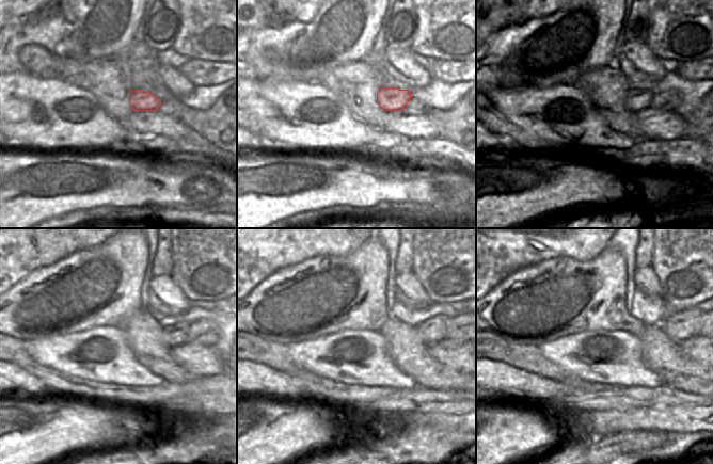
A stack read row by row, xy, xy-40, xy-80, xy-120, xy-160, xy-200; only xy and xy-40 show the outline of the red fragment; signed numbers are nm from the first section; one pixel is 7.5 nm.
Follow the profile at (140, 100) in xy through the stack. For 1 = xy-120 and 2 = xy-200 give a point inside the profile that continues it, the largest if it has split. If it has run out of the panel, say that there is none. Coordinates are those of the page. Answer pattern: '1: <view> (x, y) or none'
1: xy-120 (180, 334)
2: xy-200 (687, 324)

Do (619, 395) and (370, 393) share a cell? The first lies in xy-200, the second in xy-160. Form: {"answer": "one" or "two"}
{"answer": "two"}

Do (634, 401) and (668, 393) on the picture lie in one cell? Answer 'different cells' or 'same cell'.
same cell

